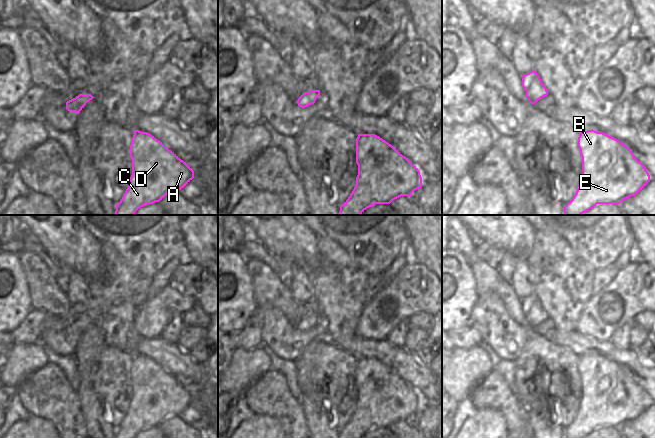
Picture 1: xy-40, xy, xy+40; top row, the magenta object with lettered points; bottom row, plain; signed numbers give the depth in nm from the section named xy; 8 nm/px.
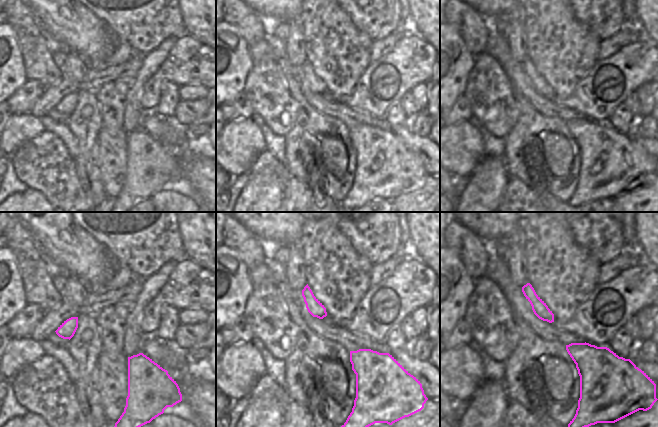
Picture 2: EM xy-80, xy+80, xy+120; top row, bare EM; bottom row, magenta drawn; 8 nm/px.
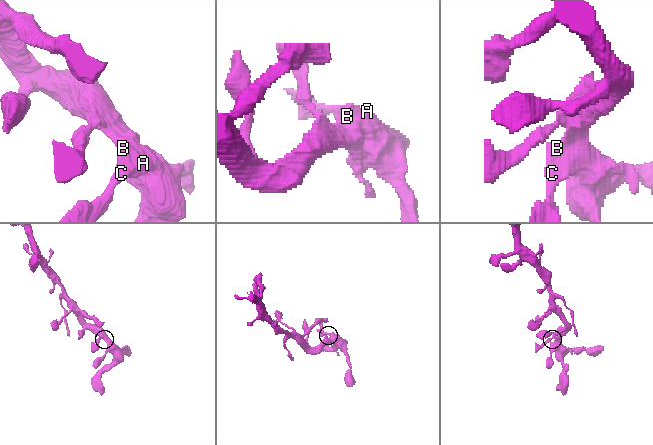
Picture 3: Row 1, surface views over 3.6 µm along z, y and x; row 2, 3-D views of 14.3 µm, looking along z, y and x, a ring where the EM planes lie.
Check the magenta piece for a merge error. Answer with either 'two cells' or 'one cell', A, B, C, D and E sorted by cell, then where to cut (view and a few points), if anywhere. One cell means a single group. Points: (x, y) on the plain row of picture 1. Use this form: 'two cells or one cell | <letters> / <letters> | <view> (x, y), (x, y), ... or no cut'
one cell | A B C D E | no cut

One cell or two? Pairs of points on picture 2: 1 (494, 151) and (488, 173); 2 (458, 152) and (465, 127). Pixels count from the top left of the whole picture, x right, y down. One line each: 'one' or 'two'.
1: two
2: one

